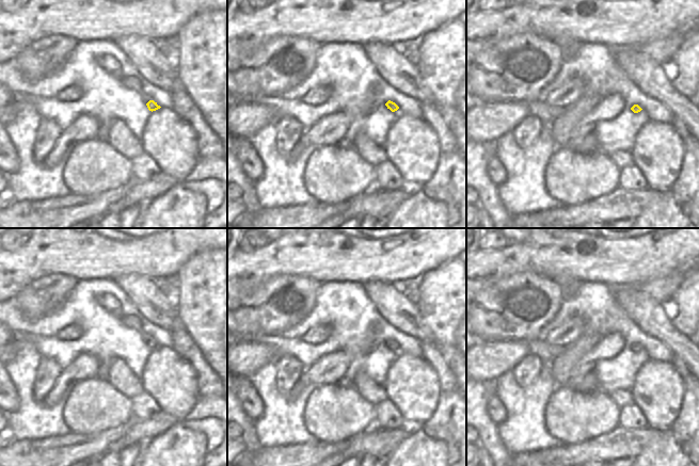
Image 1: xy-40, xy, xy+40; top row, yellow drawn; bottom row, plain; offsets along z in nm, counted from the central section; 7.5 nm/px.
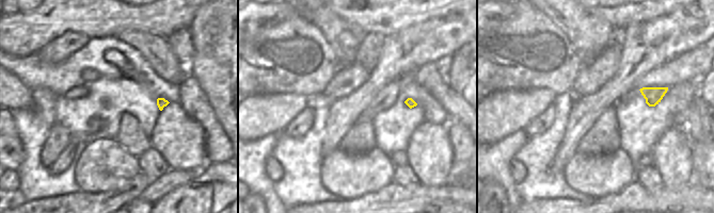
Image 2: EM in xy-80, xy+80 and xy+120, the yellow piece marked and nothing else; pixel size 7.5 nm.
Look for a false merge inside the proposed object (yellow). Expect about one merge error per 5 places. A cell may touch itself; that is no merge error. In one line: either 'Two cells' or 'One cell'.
One cell

